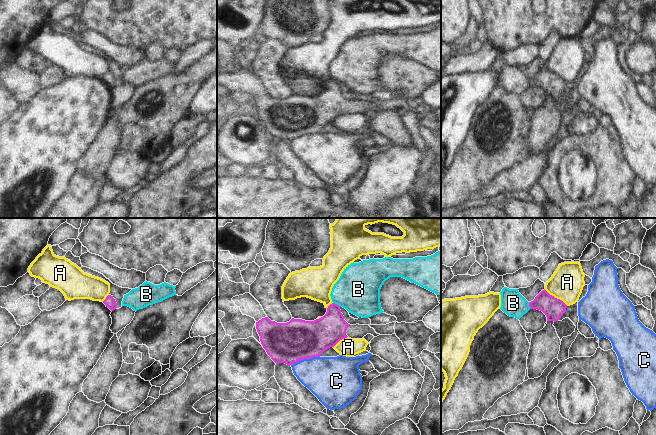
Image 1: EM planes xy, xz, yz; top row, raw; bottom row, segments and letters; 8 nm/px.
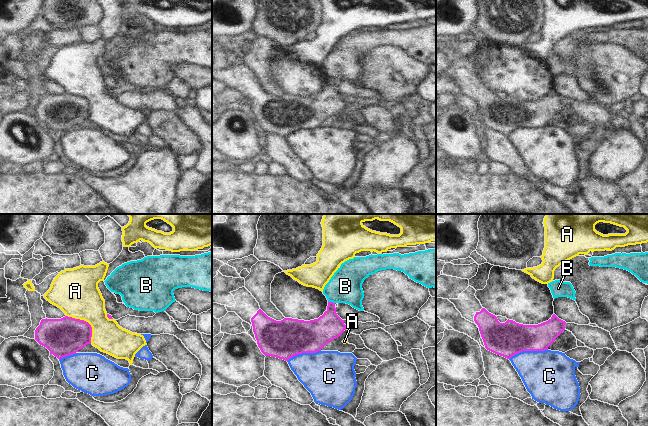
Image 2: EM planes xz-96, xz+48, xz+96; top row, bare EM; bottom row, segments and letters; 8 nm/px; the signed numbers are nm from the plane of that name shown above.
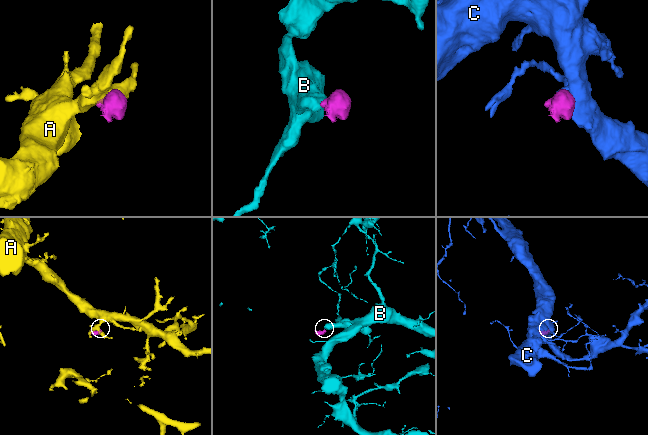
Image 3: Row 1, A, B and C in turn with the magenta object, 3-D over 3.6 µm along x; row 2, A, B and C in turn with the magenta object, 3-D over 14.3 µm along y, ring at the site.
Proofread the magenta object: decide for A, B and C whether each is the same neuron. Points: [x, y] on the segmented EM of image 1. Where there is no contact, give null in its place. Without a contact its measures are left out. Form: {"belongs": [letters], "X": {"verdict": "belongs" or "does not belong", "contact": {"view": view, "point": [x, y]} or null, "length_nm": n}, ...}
{"belongs": [], "A": {"verdict": "does not belong", "contact": {"view": "yz", "point": [556, 298]}, "length_nm": 240}, "B": {"verdict": "does not belong", "contact": {"view": "xz", "point": [336, 304]}, "length_nm": 70}, "C": {"verdict": "does not belong", "contact": {"view": "xz", "point": [305, 358]}, "length_nm": 240}}

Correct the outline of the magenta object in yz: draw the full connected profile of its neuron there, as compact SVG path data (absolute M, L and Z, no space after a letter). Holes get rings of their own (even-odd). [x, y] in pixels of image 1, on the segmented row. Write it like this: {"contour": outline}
{"contour": "M545 289L542 290L533 301L529 302L530 309L542 311L547 321L558 321L565 313L567 305L560 299L550 295Z"}

